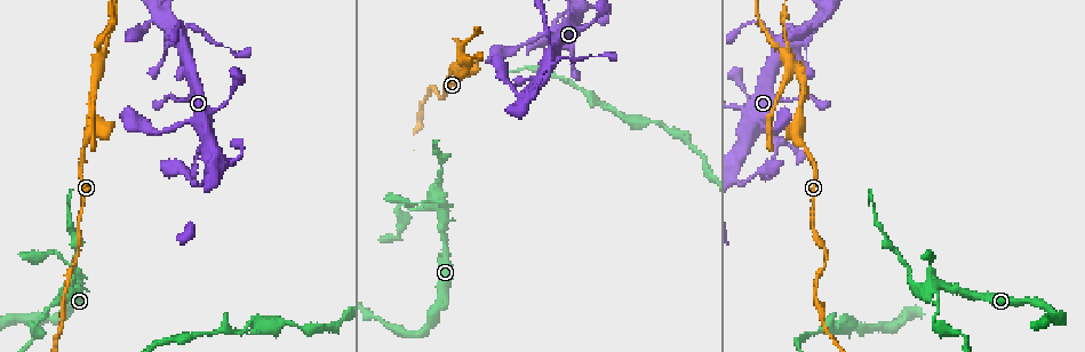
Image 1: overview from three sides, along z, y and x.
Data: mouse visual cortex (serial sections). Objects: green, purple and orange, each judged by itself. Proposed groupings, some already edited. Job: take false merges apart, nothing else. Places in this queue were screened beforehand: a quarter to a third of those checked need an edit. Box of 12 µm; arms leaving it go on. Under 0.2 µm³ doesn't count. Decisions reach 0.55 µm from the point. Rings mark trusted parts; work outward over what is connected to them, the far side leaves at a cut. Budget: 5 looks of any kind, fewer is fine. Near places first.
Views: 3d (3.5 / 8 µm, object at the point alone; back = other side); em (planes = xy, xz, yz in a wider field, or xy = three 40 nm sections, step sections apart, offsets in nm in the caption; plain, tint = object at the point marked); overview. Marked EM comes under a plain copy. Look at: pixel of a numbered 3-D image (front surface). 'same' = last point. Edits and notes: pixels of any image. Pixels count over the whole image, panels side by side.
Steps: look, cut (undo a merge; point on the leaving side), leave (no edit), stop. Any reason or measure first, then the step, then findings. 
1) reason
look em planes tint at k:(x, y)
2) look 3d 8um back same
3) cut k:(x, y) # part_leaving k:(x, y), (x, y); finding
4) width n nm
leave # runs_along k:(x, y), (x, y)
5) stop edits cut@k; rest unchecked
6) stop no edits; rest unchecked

four or more arms meet
look 3d 3.5um at 1:(537, 92)

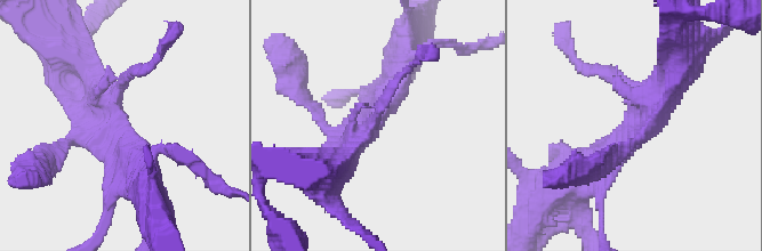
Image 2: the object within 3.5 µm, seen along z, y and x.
look em xy step 1 tint at 2:(368, 122)

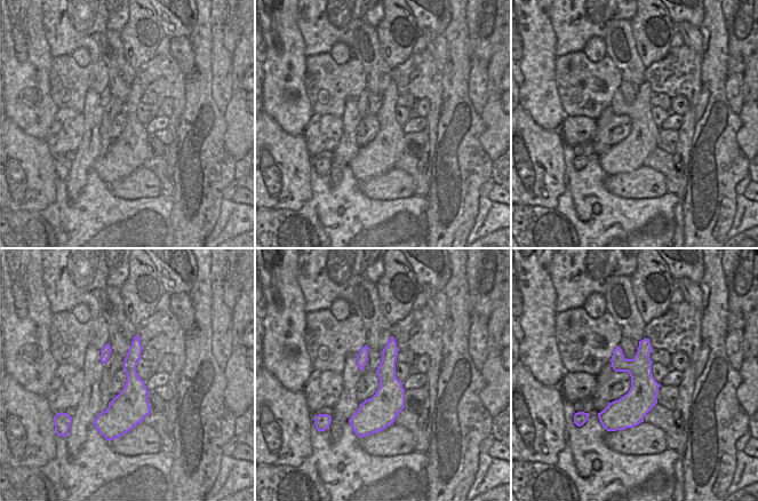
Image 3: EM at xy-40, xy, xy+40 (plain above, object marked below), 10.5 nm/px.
width 320 nm
leave # runs_along 3:(646, 341), (628, 424); continuous, no second cell

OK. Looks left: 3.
three-way junction
look 3d 3.5um at 1:(465, 60)

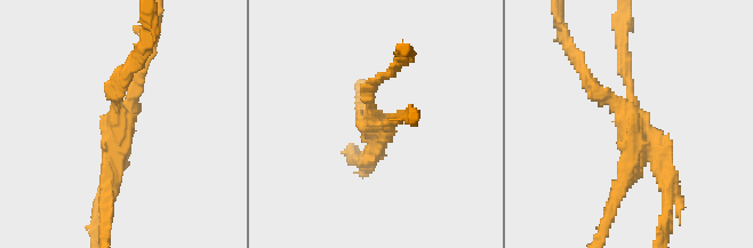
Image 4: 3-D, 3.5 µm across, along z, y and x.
need the tissue
look em xy step 2 tint at 4:(628, 118)

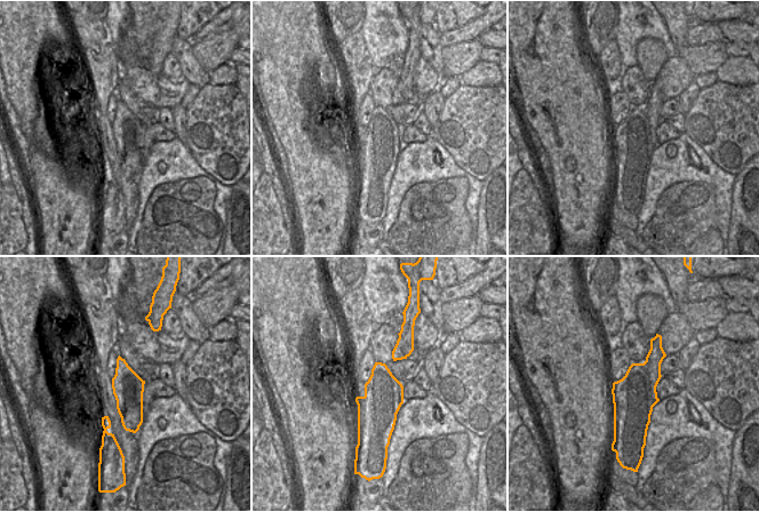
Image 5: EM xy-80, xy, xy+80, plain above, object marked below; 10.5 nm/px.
cut 4:(619, 184) # part_leaving 4:(645, 150), (622, 111), (581, 65); a second cell is stuck on

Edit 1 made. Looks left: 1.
stop edits cut@4; rest unchecked

